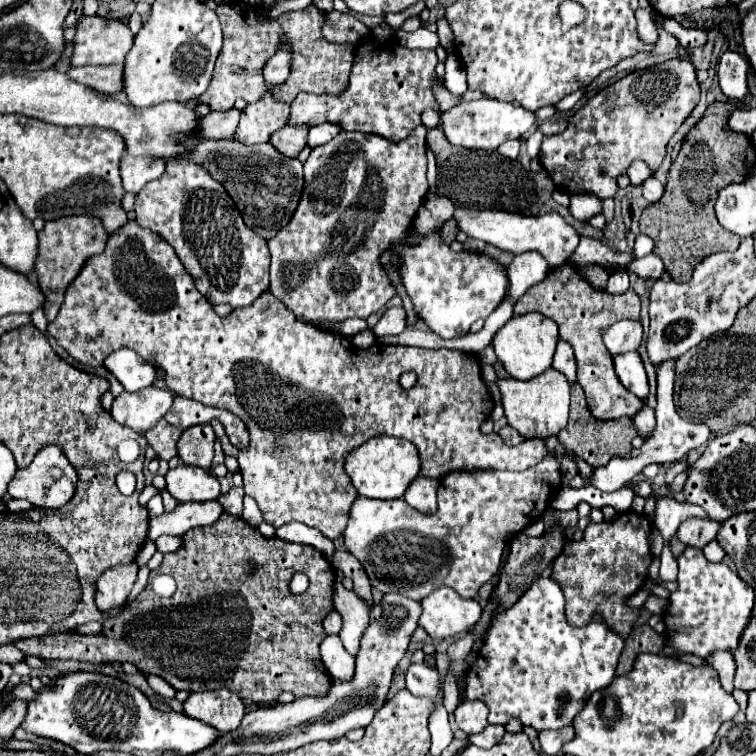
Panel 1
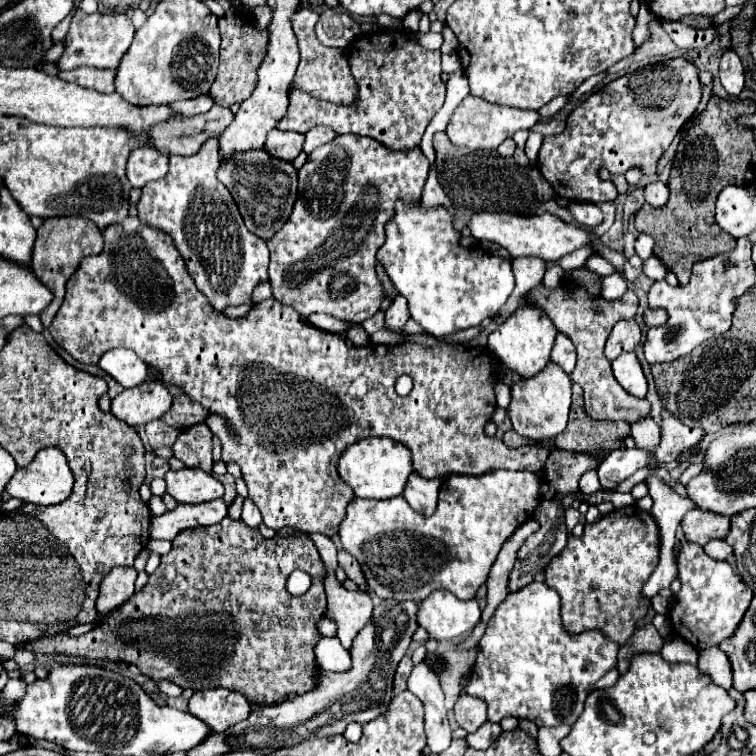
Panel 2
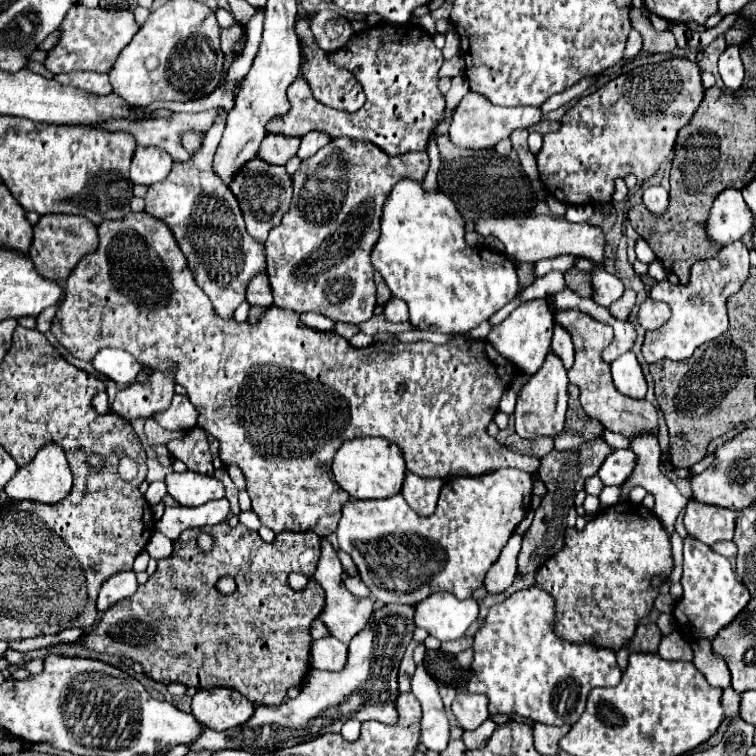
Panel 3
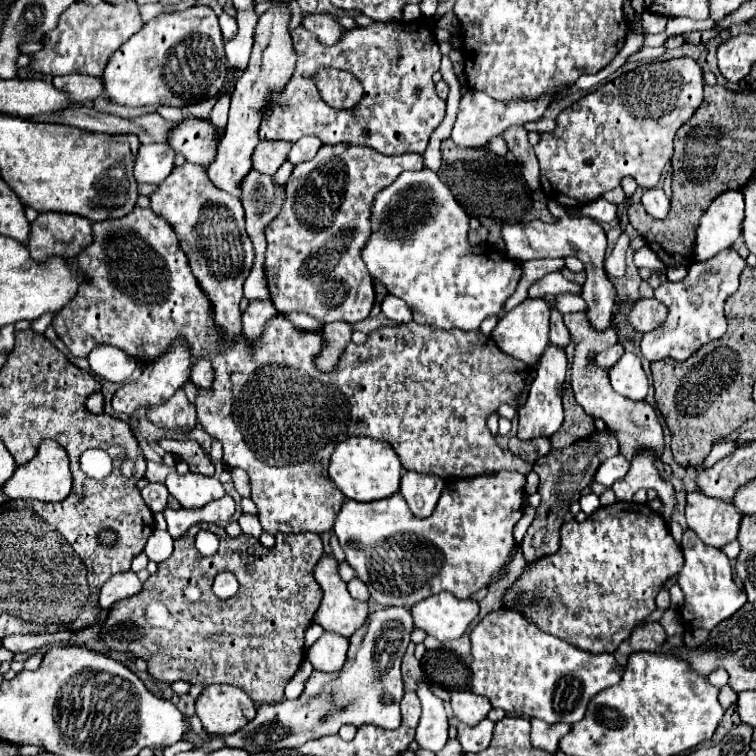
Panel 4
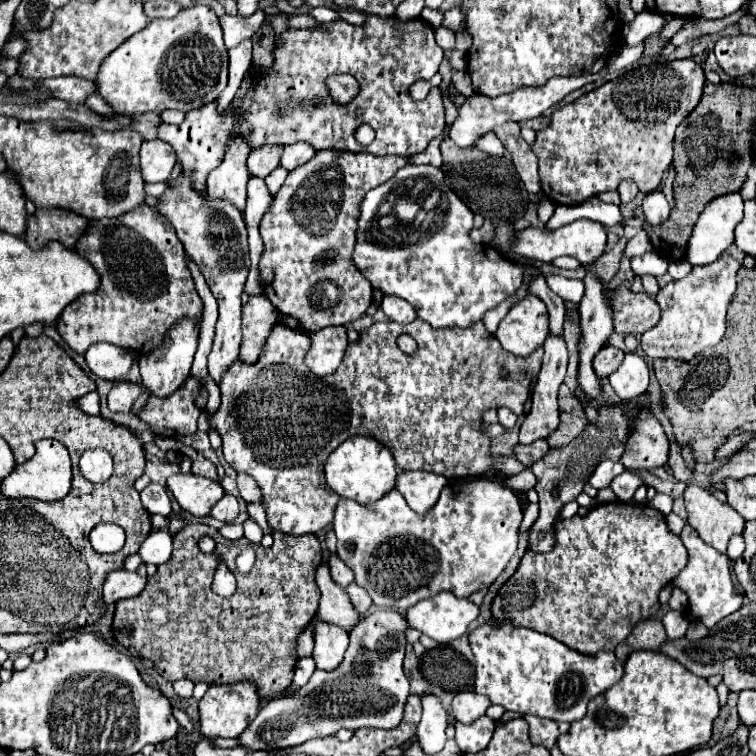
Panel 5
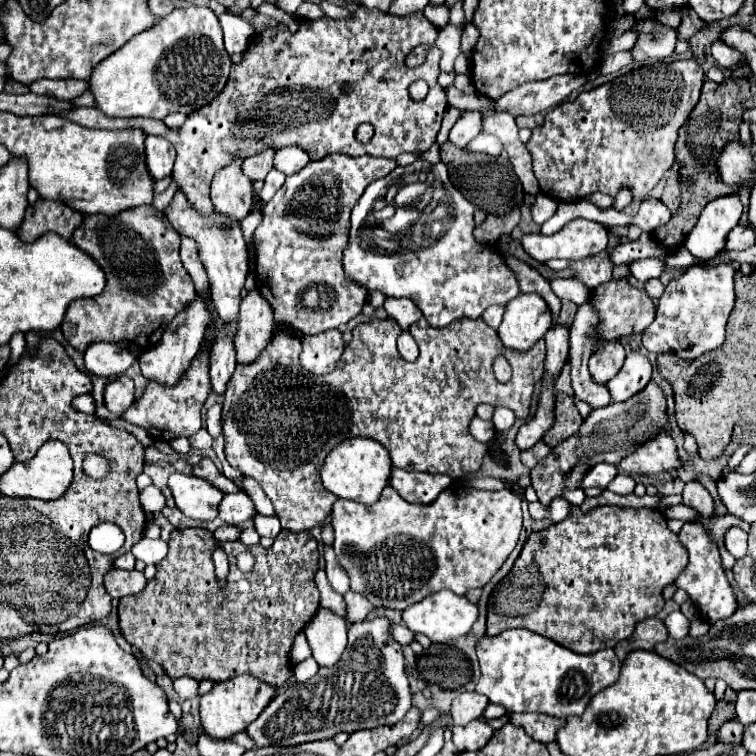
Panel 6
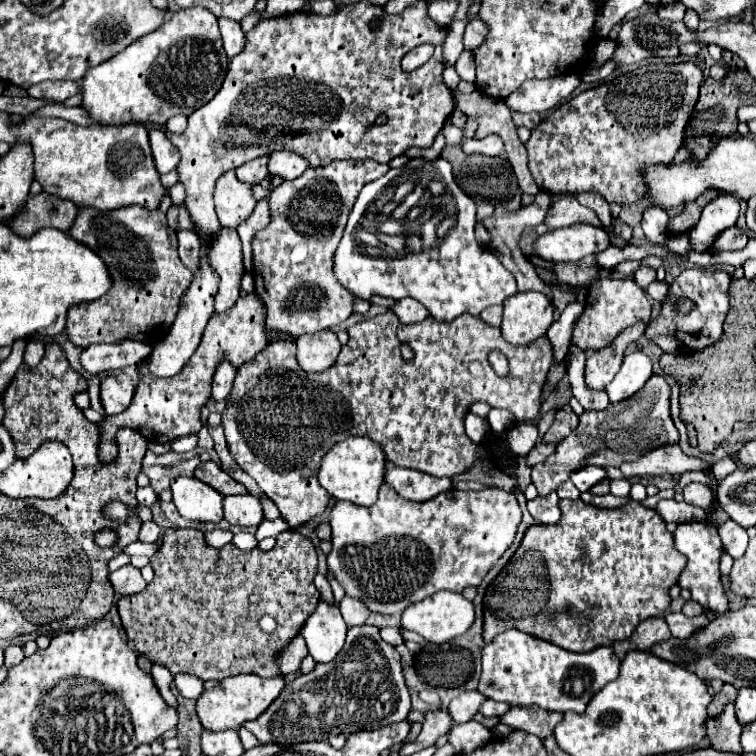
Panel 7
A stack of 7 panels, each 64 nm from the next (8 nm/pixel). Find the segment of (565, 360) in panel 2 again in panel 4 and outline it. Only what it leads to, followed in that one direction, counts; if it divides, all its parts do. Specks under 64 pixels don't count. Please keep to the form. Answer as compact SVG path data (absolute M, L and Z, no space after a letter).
M546 294L546 296L542 296L548 304L550 304L550 342L552 344L556 344L556 346L562 346L562 348L566 348L566 344L568 344L568 328L564 326L564 320L562 320L562 314L556 310L556 306L554 306L554 302L556 302L556 296L552 296L552 294Z

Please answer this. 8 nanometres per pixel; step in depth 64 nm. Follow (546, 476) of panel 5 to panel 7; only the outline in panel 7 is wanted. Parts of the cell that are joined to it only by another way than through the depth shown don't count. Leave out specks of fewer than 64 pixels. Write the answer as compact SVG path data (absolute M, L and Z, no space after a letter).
M652 374L648 384L644 384L636 396L610 404L602 412L584 412L578 428L558 444L556 454L532 468L532 482L536 484L540 496L546 496L568 480L570 472L576 468L584 468L588 464L618 468L624 462L638 460L652 448L678 444L678 440L680 434L670 418L670 384L662 374Z

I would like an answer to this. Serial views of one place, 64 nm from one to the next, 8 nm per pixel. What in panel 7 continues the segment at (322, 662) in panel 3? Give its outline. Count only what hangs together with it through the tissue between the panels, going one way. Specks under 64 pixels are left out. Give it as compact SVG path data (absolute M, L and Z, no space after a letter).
M320 600L318 608L308 616L300 634L304 636L308 652L316 662L334 660L346 638L346 624L338 606Z

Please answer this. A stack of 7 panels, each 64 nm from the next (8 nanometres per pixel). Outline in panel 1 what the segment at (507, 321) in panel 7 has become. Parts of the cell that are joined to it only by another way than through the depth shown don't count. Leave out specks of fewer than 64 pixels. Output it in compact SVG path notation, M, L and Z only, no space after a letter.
M528 312L528 314L520 314L520 316L514 316L512 320L508 320L508 324L504 324L494 334L490 346L494 348L498 360L504 364L506 372L512 378L530 380L530 378L542 374L544 370L548 370L548 366L552 366L552 356L554 356L556 342L558 342L556 322L548 320L540 312Z

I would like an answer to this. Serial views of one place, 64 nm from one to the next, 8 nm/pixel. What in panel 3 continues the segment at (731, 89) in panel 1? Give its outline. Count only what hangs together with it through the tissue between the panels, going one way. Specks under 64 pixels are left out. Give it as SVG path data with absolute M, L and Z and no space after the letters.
M728 46L718 60L718 68L720 68L720 76L724 80L724 84L732 90L738 90L742 80L744 80L744 64L740 58L740 46Z

